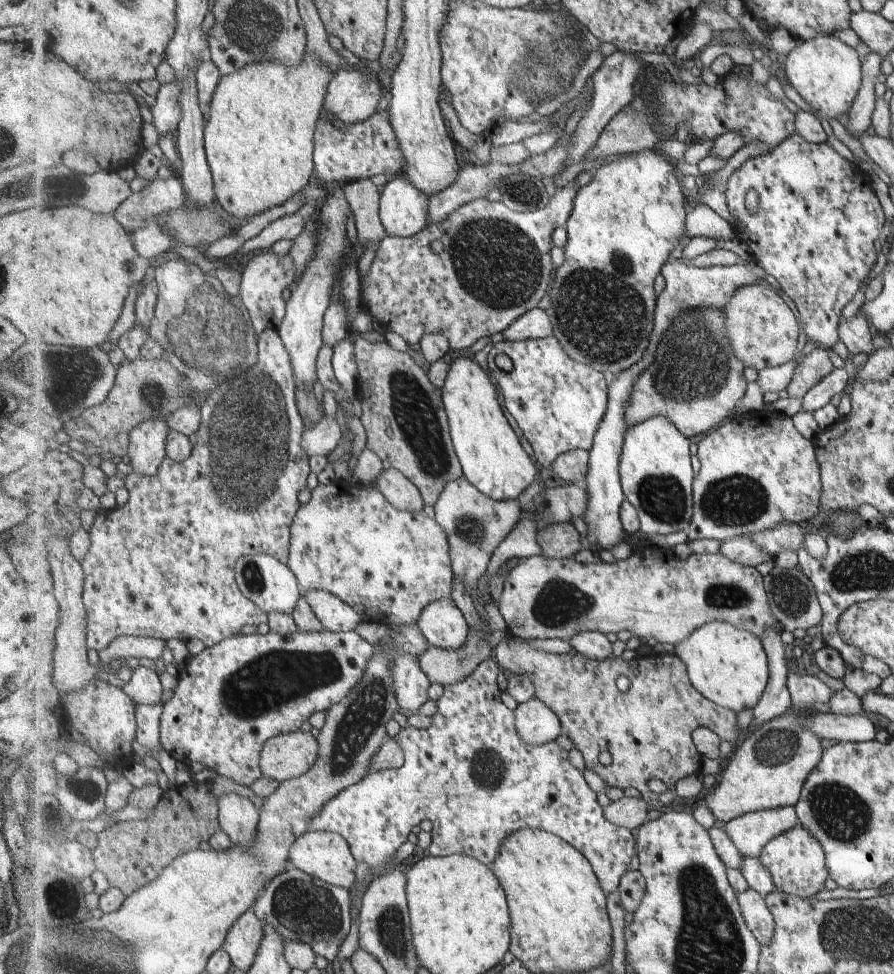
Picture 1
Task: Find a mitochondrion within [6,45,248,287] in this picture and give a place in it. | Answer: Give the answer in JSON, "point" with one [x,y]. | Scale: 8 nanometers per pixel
{"point":[74,187]}

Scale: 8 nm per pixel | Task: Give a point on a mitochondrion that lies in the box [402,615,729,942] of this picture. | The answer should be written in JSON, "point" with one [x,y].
{"point":[490,768]}

